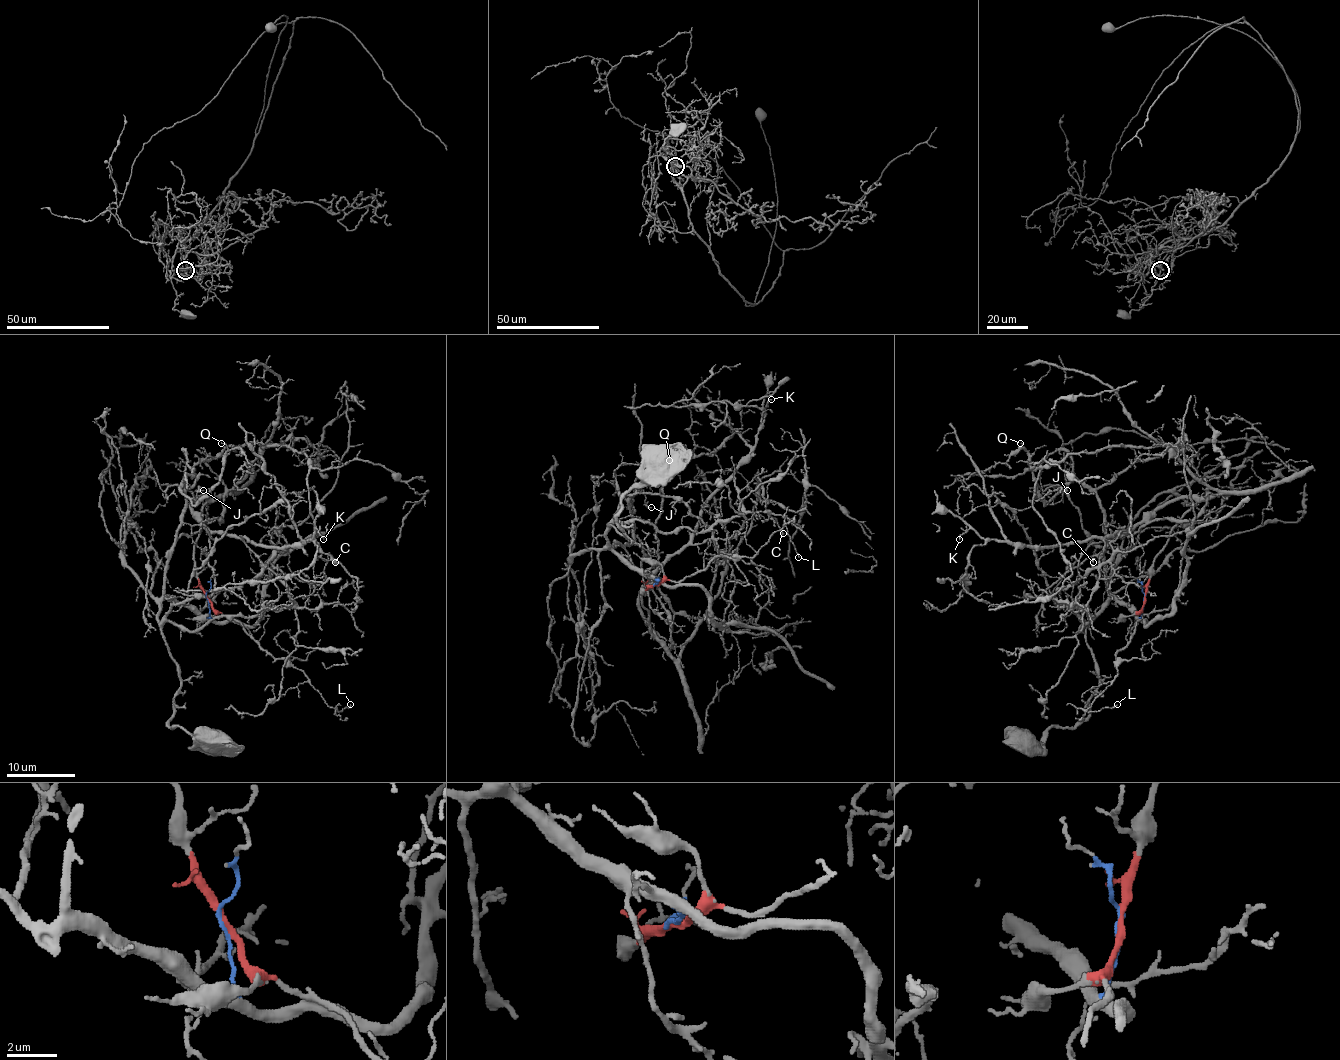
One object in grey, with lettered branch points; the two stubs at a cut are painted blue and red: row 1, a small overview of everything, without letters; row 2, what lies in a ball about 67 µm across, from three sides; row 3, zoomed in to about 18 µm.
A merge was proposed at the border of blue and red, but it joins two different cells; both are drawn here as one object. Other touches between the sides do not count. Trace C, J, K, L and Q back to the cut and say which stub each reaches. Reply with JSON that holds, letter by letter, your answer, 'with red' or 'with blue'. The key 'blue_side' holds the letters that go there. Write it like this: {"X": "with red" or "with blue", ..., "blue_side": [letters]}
{"C": "with blue", "J": "with blue", "K": "with red", "L": "with red", "Q": "with blue", "blue_side": ["C", "J", "Q"]}

